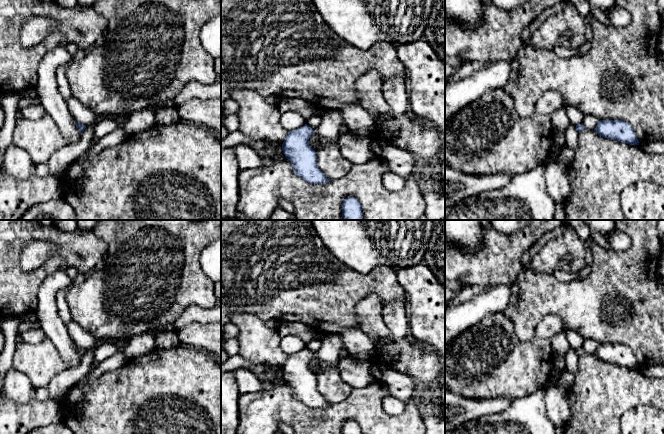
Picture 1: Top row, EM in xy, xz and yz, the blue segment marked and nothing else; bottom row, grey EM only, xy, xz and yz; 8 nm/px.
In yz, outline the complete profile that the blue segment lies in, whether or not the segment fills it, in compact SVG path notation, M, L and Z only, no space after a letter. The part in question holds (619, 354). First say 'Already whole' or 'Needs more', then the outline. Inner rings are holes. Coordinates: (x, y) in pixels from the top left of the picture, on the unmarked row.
Already whole. M600 344L594 355L604 361L621 367L639 369L639 364L631 349L622 344Z

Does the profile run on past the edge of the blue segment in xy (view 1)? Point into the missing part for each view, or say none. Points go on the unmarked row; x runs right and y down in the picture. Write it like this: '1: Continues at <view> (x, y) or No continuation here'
1: No continuation here

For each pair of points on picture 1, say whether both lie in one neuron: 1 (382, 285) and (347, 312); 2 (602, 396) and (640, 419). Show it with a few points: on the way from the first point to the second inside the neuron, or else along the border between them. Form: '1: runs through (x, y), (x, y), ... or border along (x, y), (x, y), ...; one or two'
1: runs through (372, 285), (367, 285), (350, 302); one
2: border along (650, 405), (628, 409), (620, 423); two

